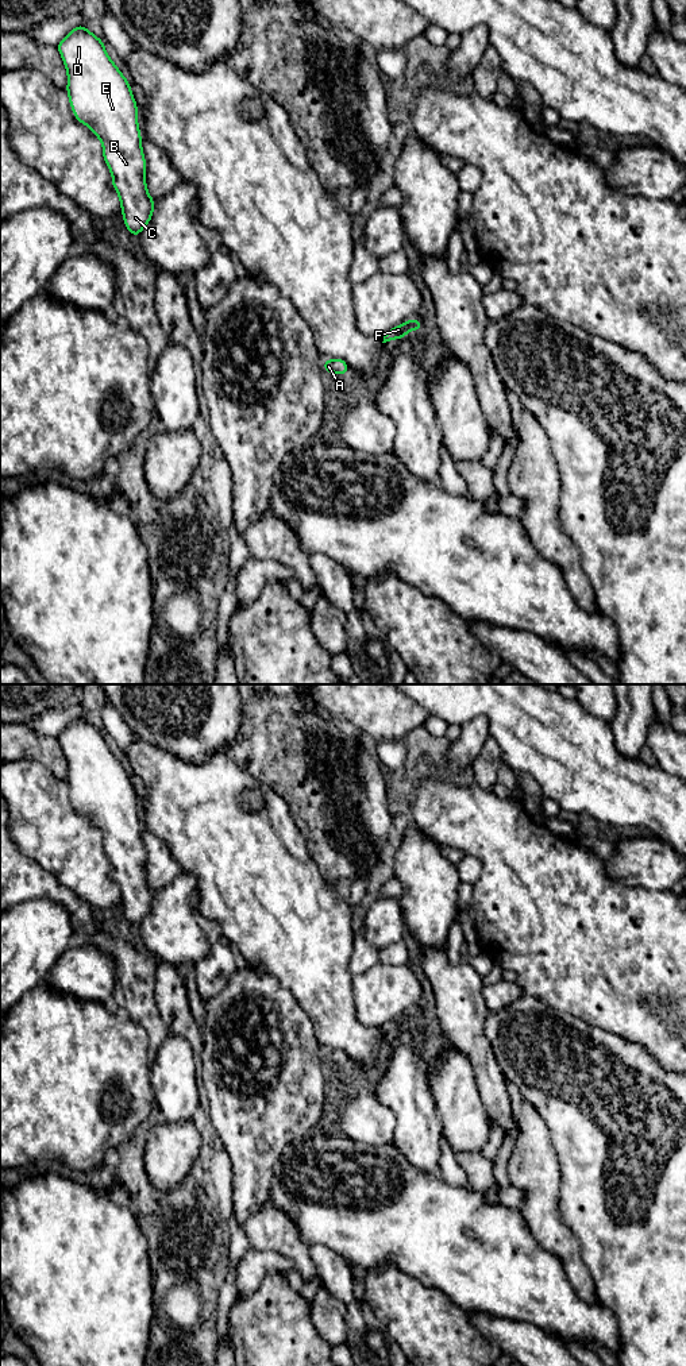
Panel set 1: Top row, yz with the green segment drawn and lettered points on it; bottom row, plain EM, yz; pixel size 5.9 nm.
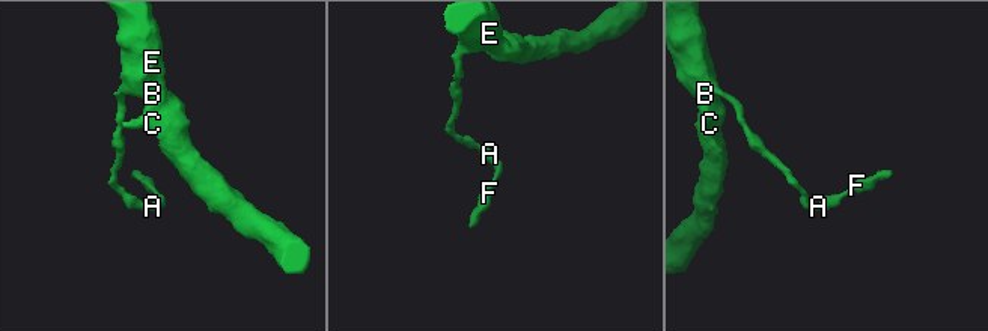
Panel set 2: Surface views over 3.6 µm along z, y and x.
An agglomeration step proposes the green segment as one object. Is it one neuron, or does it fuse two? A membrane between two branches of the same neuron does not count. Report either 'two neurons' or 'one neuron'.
one neuron

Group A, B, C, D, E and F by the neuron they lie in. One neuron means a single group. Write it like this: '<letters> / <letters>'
A B C D E F

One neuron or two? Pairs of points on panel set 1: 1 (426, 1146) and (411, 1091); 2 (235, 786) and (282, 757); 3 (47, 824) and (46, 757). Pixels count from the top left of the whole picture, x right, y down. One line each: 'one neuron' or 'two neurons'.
1: one neuron
2: two neurons
3: two neurons

